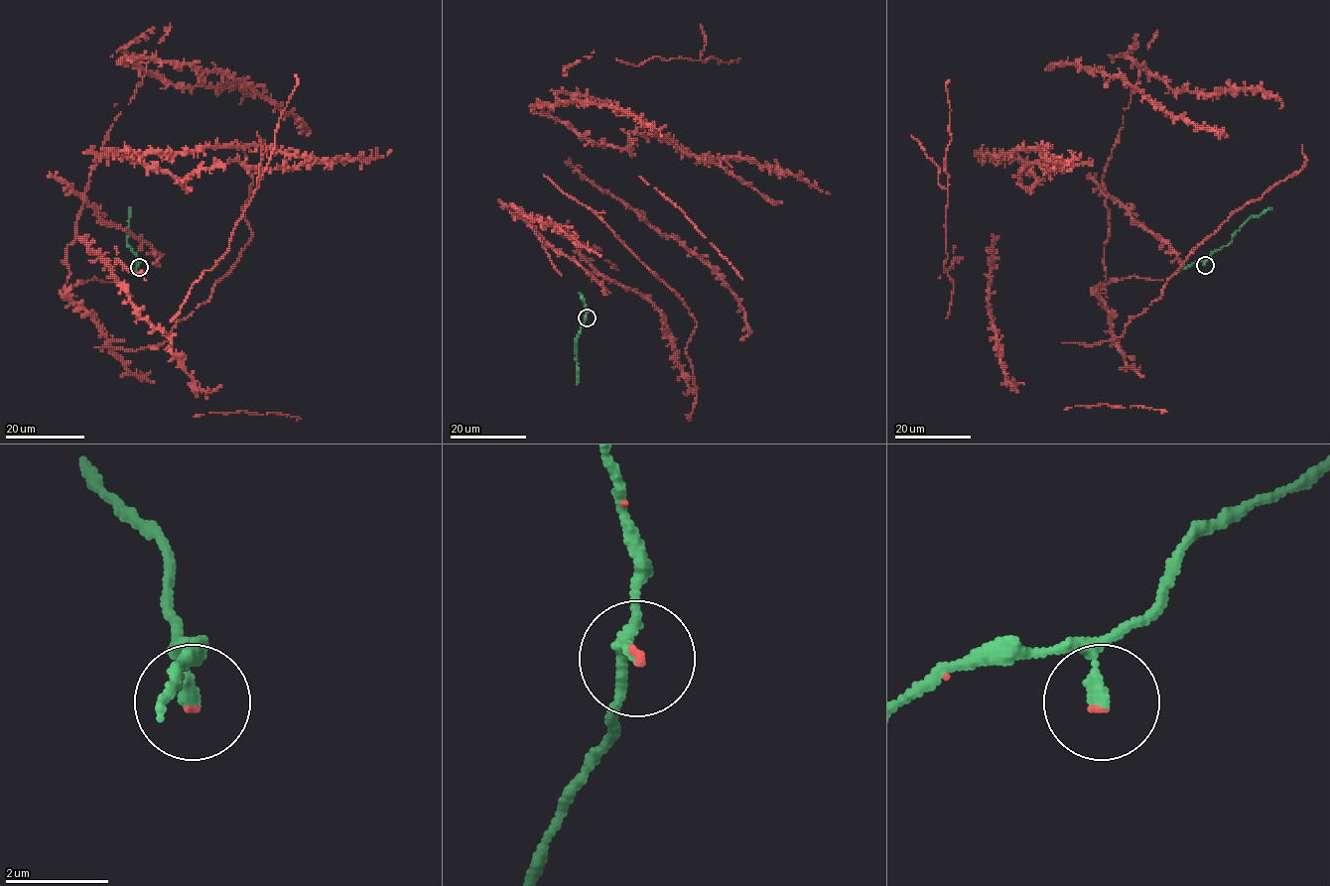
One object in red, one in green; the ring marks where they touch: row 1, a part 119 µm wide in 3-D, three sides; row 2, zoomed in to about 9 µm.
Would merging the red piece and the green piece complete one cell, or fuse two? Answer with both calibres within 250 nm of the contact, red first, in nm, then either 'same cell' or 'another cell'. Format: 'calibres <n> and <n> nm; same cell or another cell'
calibres 60 and 260 nm; same cell

